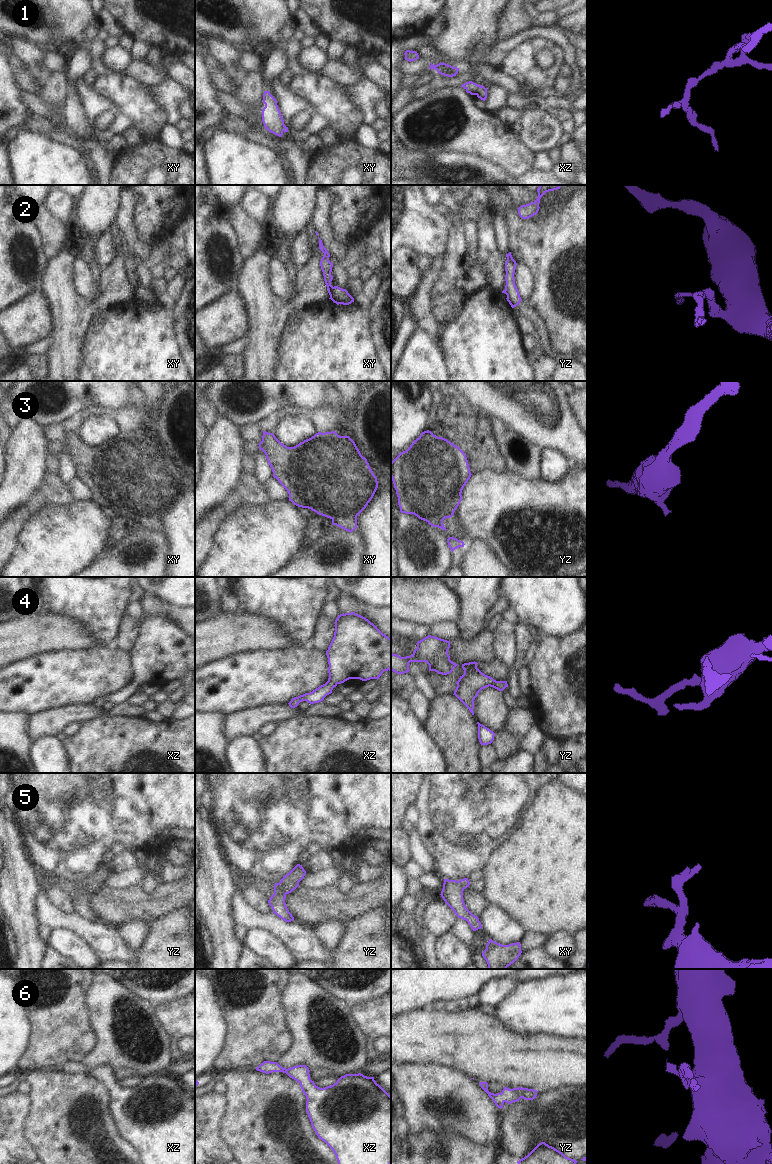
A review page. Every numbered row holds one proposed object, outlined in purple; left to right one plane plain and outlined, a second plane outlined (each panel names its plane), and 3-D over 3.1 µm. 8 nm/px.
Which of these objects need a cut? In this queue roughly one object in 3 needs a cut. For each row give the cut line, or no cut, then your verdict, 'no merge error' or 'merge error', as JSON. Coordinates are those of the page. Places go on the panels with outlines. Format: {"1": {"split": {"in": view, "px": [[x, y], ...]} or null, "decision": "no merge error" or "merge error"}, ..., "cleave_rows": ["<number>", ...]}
{"1": {"split": null, "decision": "no merge error"}, "2": {"split": {"in": "xy", "px": [[333, 287], [329, 294]]}, "decision": "merge error"}, "3": {"split": null, "decision": "no merge error"}, "4": {"split": null, "decision": "no merge error"}, "5": {"split": null, "decision": "no merge error"}, "6": {"split": null, "decision": "no merge error"}, "cleave_rows": ["2"]}

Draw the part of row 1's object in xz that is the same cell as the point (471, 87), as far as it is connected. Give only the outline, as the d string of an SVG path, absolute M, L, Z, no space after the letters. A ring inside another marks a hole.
M472 81L466 82L462 84L462 86L467 93L470 93L471 95L476 95L481 100L485 101L487 98L487 88L485 88L483 85L478 85Z

